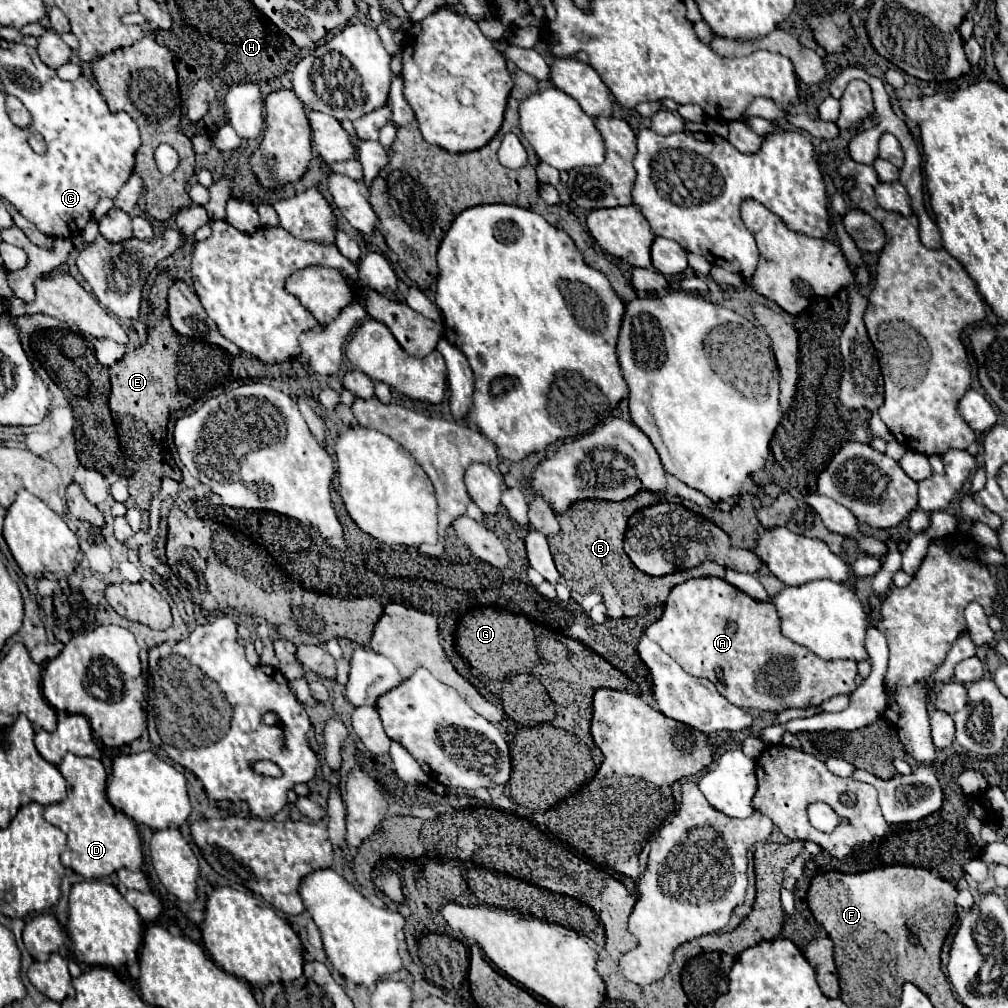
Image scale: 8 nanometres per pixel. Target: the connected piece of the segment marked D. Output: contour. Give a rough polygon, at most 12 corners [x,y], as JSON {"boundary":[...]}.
{"boundary":[[68,753],[68,797],[44,819],[86,879],[142,867],[136,825],[106,799],[106,769]]}

